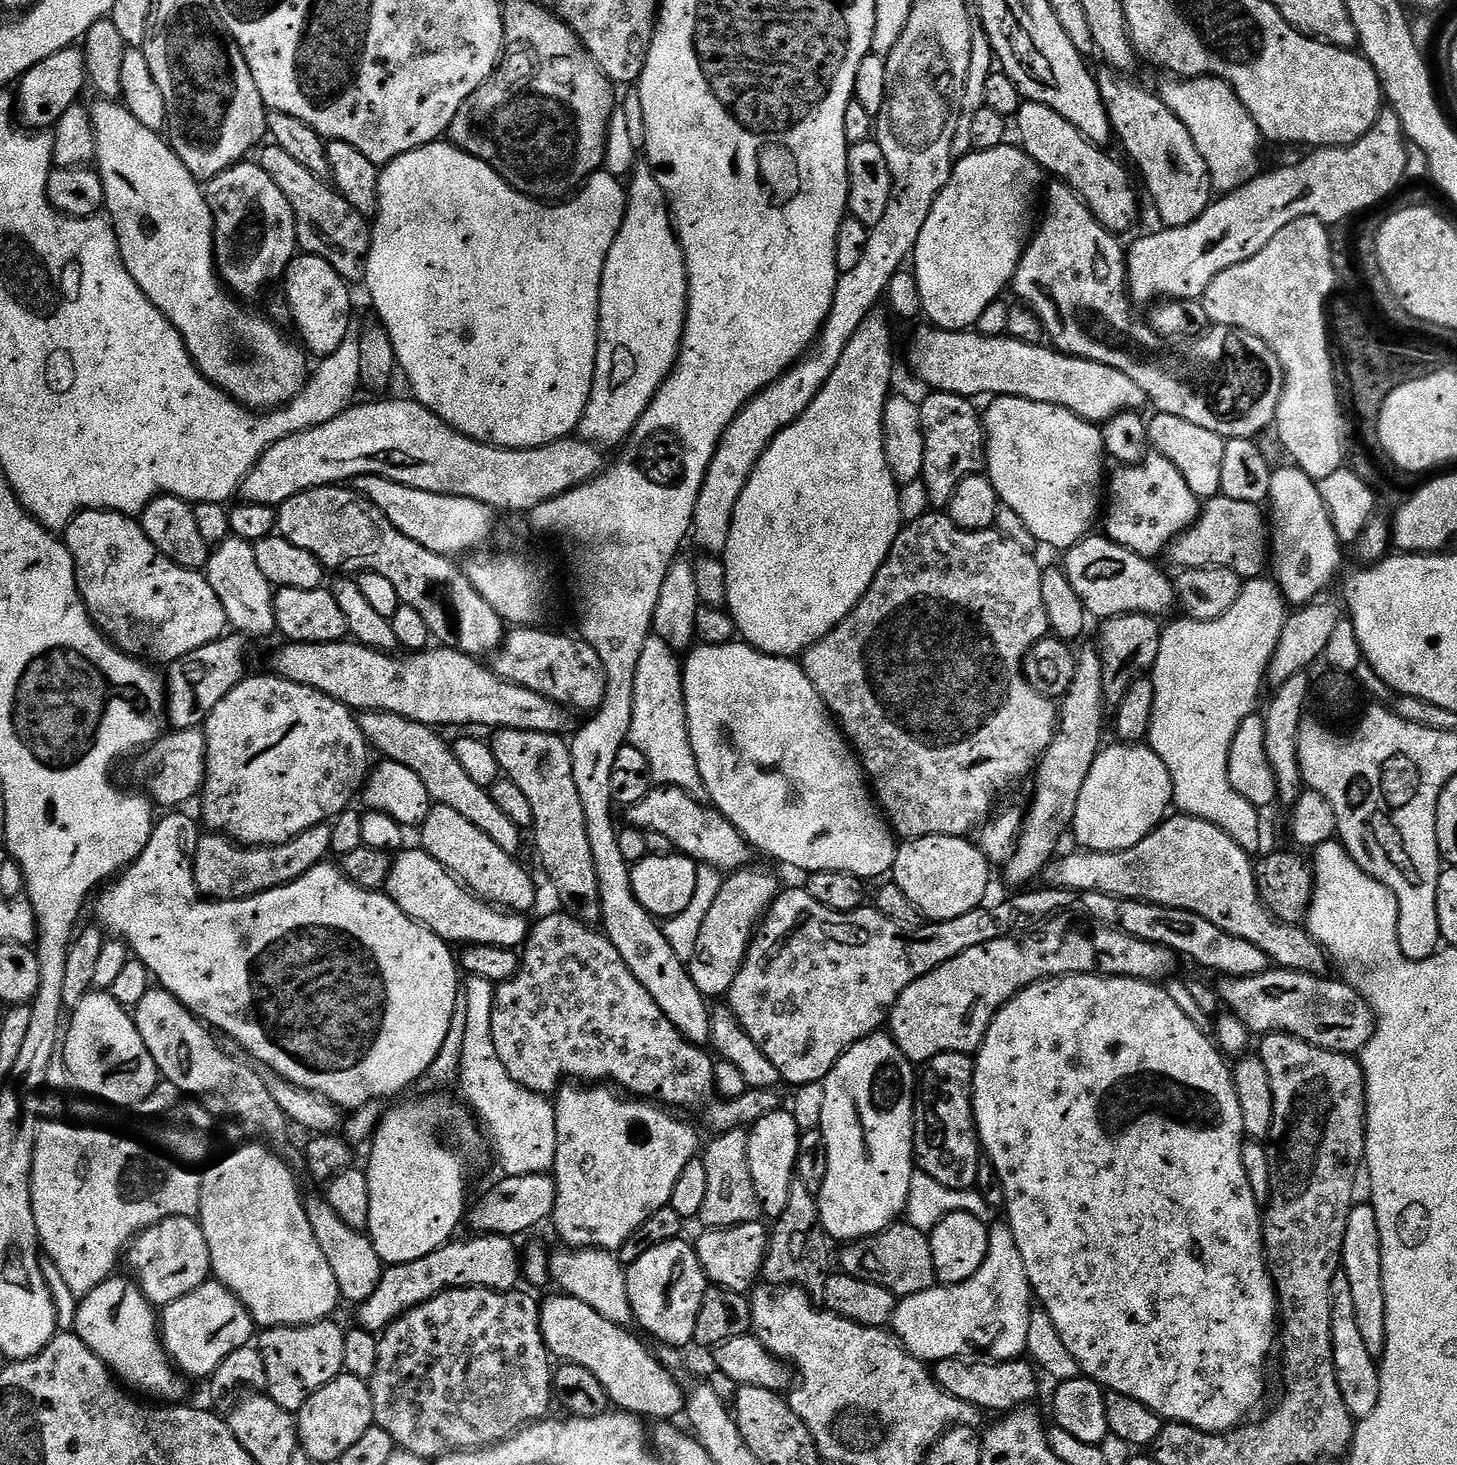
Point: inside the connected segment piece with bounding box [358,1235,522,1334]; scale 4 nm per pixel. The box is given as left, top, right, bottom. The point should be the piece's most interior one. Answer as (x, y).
(492, 1262)

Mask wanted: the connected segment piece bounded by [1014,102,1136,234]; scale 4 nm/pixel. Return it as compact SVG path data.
M1031 102L1021 103L1018 114L1014 118L1014 132L1020 135L1019 143L1022 145L1029 158L1039 164L1045 173L1048 172L1061 184L1067 184L1081 200L1095 214L1096 220L1104 228L1113 234L1121 234L1120 232L1128 232L1132 228L1132 223L1136 220L1136 194L1132 190L1131 184L1128 182L1128 176L1124 173L1123 168L1116 160L1111 160L1104 153L1103 147L1091 144L1085 136L1070 122L1066 122L1066 118L1062 118L1062 114L1058 114L1054 110L1050 110L1050 106L1045 104L1033 104Z

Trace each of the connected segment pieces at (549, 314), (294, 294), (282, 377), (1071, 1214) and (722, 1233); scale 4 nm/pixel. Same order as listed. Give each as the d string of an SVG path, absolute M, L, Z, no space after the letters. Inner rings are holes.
M451 142L427 144L383 165L378 186L378 206L371 225L372 245L368 251L366 281L372 304L380 315L379 323L388 331L399 371L404 371L415 403L429 408L455 432L498 448L545 448L556 440L571 437L579 429L580 419L592 393L600 345L600 283L610 246L614 246L614 238L618 238L618 230L622 230L627 205L625 185L617 177L601 170L584 183L575 198L545 206L515 192L489 164Z
M300 254L289 262L288 271L282 277L282 289L293 315L295 331L301 336L303 347L313 357L332 356L334 350L342 346L349 328L353 327L352 296L348 288L349 281L342 279L322 258Z
M96 102L90 111L96 135L94 164L104 183L106 212L112 215L110 227L116 233L116 245L130 278L169 321L183 340L197 371L213 388L219 388L225 396L249 410L280 410L291 405L308 383L309 357L299 343L291 344L293 341L278 334L268 319L247 312L240 305L243 303L222 287L212 254L212 207L208 205L205 189L182 166L168 147L167 139L142 126L123 105Z
M1081 974L1041 980L1038 984L1024 988L1009 1004L1005 1004L990 1022L984 1040L975 1053L972 1069L972 1109L976 1119L976 1133L980 1135L980 1147L1000 1179L1005 1194L1003 1211L1008 1212L1006 1222L1012 1228L1014 1242L1018 1242L1018 1254L1022 1254L1022 1262L1026 1262L1026 1274L1032 1283L1035 1299L1043 1312L1050 1314L1050 1322L1054 1322L1062 1342L1066 1342L1066 1350L1074 1354L1074 1362L1078 1362L1081 1373L1089 1380L1095 1380L1101 1388L1108 1392L1126 1394L1130 1398L1138 1398L1142 1406L1150 1406L1150 1410L1157 1412L1165 1422L1185 1424L1209 1434L1223 1434L1241 1427L1251 1417L1248 1415L1263 1402L1264 1363L1267 1362L1272 1347L1275 1349L1278 1344L1278 1301L1276 1287L1273 1286L1272 1276L1268 1273L1268 1260L1264 1257L1262 1204L1254 1198L1254 1190L1250 1190L1250 1182L1246 1179L1246 1170L1242 1166L1242 1150L1246 1143L1242 1126L1242 1106L1238 1106L1238 1094L1232 1081L1232 1073L1229 1065L1224 1065L1223 1059L1225 1060L1225 1057L1218 1051L1209 1033L1198 1030L1198 1026L1194 1026L1194 1022L1190 1022L1190 1018L1186 1018L1186 1014L1178 1010L1178 1005L1174 1003L1174 998L1170 998L1167 987L1147 980L1135 980L1129 976Z
M755 1220L733 1228L701 1231L701 1236L694 1240L694 1247L709 1285L745 1294L751 1293L757 1287L764 1271L764 1259L768 1256L770 1235L769 1229L762 1225L760 1220Z

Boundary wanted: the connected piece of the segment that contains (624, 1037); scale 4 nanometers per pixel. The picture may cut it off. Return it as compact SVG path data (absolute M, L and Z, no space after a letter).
M559 915L544 916L537 924L531 925L528 938L522 945L520 968L512 980L501 983L496 990L494 1014L492 1015L494 1050L498 1050L498 1059L502 1062L502 1066L506 1066L506 1074L510 1074L510 1078L514 1078L514 1082L518 1082L518 1086L536 1092L539 1096L551 1097L565 1082L607 1082L617 1089L623 1090L629 1097L655 1102L669 1110L685 1108L688 1112L700 1112L705 1126L712 1131L712 1134L732 1132L735 1128L751 1129L752 1125L758 1122L758 1118L766 1118L766 1114L777 1111L781 1107L780 1100L776 1097L777 1093L762 1088L751 1089L735 1098L718 1098L715 1063L709 1060L708 1064L708 1056L704 1053L705 1049L687 1040L669 1022L666 1014L662 1014L662 1010L658 1010L658 1002L654 1002L654 998L650 998L646 986L642 986L642 982L638 982L638 978L634 978L634 974L630 974L630 966L626 966L626 962L622 962L622 954L618 954L618 950L608 941L608 937L604 935L603 931L583 924L573 916Z

